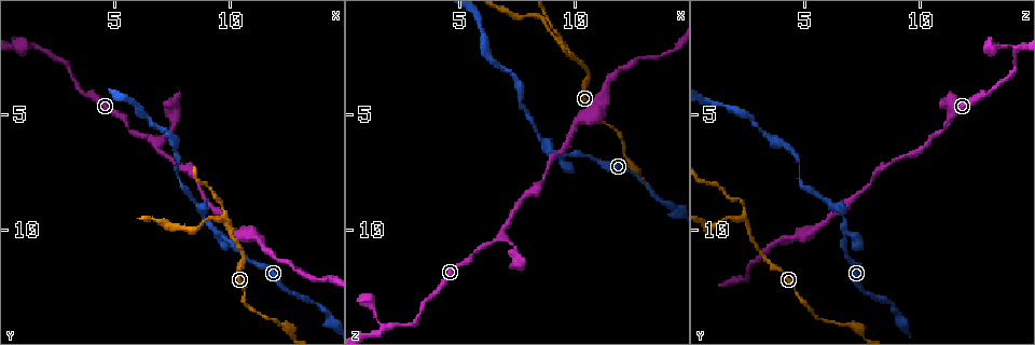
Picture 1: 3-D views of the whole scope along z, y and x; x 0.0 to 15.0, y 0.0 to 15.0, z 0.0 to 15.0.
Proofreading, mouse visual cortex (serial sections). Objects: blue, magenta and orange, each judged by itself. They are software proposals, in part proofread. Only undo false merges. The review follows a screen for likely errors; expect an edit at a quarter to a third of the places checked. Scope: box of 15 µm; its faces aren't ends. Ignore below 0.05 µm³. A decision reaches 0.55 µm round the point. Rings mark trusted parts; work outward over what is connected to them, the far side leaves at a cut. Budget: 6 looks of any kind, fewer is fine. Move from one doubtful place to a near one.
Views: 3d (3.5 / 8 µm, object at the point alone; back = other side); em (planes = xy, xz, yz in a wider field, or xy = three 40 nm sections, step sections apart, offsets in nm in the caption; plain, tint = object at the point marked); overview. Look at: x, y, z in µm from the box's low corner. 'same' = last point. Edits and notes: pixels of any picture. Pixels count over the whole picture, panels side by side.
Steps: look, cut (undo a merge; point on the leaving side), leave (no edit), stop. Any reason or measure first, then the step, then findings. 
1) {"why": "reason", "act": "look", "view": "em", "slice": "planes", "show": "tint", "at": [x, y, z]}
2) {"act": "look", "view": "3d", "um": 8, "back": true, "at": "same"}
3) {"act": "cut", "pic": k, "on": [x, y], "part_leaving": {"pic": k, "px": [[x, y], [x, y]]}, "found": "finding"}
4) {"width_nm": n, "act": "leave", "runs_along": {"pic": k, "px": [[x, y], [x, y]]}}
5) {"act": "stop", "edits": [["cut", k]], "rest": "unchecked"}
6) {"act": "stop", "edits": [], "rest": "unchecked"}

{"why": "two arms in line, one across", "act": "look", "view": "3d", "um": 3.5, "at": [9.6, 10.1, 6.7]}

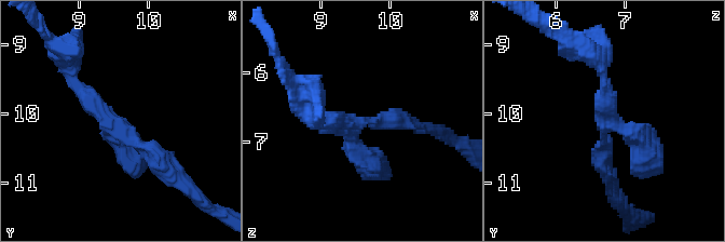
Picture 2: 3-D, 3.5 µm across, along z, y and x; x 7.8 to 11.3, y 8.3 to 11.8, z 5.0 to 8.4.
{"why": "need the tissue", "act": "look", "view": "em", "slice": "xy", "step": 1, "show": "tint", "at": [9.50, 10.15, 6.75]}

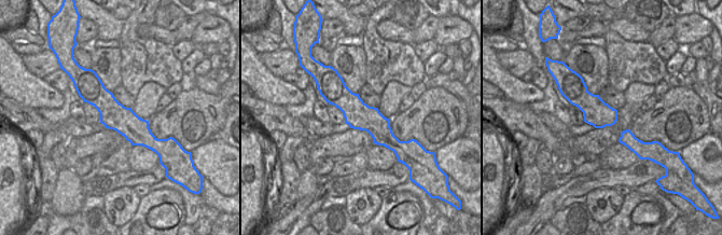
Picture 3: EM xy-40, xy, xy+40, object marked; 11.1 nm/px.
{"arms": 3, "arm_widths_nm": [200, 250, 350], "act": "leave", "runs_along": {"pic": 2, "px": [[165, 167], [89, 101], [69, 65]]}, "found": "continuous, no second cell"}

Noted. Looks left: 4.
{"why": "three-way junction", "act": "look", "view": "3d", "um": 8, "at": [6.7, 6.4, 10.2]}

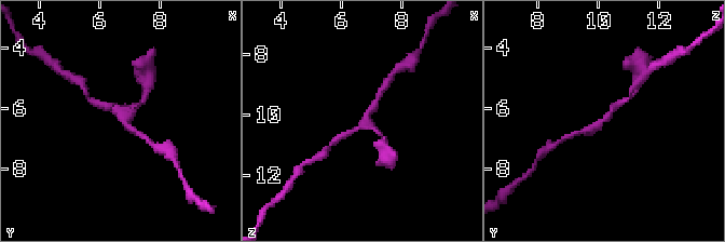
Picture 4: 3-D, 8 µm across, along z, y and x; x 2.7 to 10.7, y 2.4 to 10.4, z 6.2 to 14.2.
{"act": "look", "view": "3d", "um": 3.5, "back": true, "at": [6.8, 6.3, 10.4]}

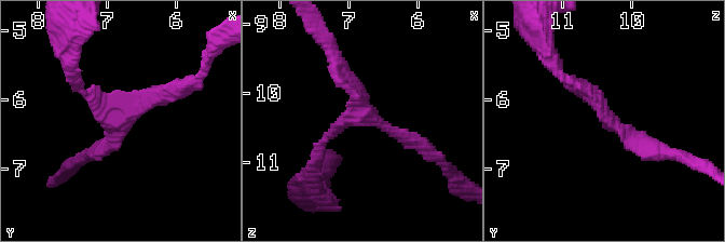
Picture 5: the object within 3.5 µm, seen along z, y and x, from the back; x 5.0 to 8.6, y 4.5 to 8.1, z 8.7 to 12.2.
{"why": "need the tissue", "act": "look", "view": "em", "slice": "xy", "step": 5, "show": "tint", "at": [6.80, 6.30, 10.30]}

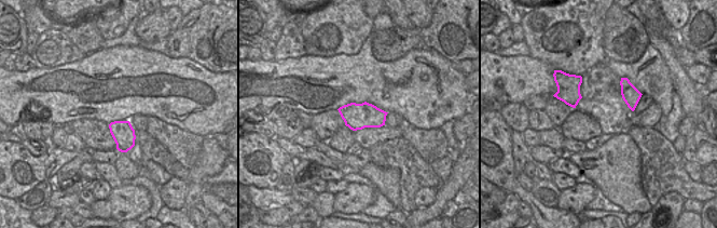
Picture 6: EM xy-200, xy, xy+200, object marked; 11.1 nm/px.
{"arms": 3, "act": "leave", "runs_along": {"pic": 5, "px": [[419, 144], [366, 117], [336, 61]]}, "found": "all the same cell"}

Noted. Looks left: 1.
{"act": "stop", "edits": [], "rest": "unchecked"}

